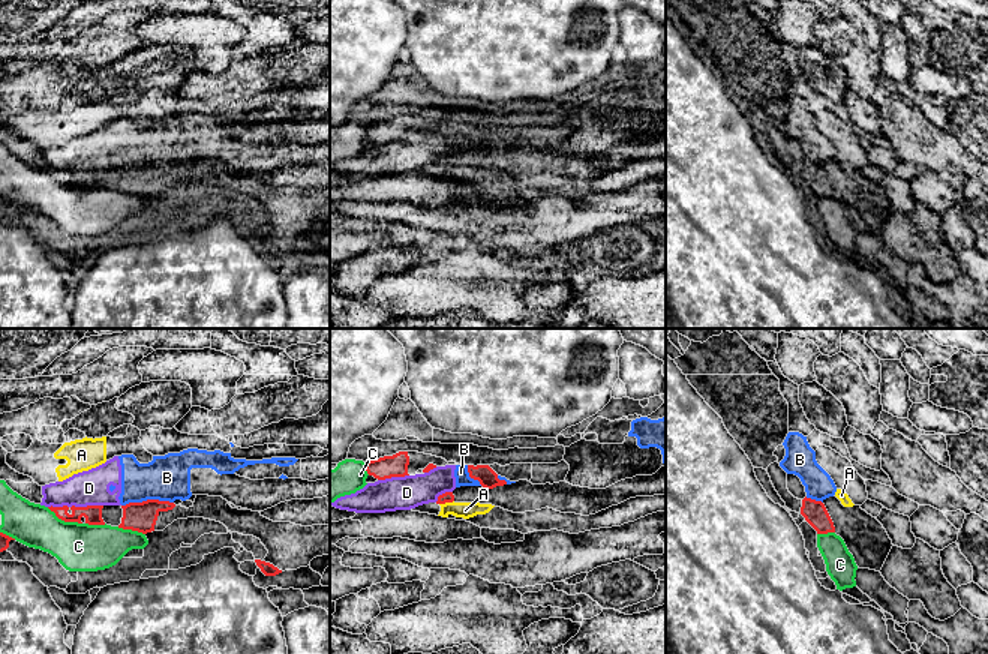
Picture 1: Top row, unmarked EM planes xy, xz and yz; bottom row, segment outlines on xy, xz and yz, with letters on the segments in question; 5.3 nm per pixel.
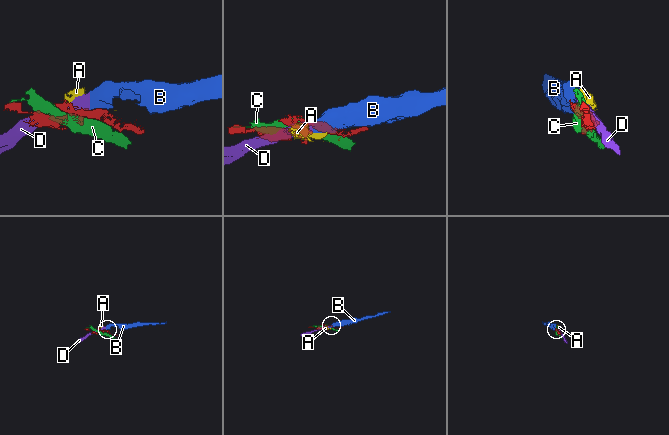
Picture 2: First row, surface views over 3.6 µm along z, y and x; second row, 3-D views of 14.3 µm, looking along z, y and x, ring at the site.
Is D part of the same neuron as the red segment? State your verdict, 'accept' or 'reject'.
reject

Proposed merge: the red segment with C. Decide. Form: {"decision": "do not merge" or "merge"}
{"decision": "do not merge"}

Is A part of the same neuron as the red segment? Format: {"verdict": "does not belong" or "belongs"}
{"verdict": "does not belong"}

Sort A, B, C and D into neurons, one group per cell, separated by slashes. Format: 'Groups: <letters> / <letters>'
Groups: A / B D / C

